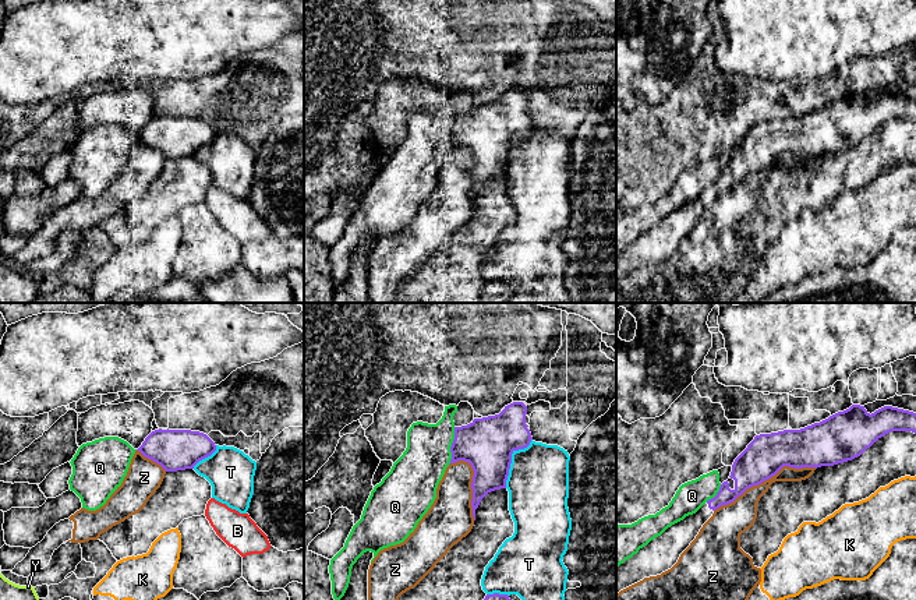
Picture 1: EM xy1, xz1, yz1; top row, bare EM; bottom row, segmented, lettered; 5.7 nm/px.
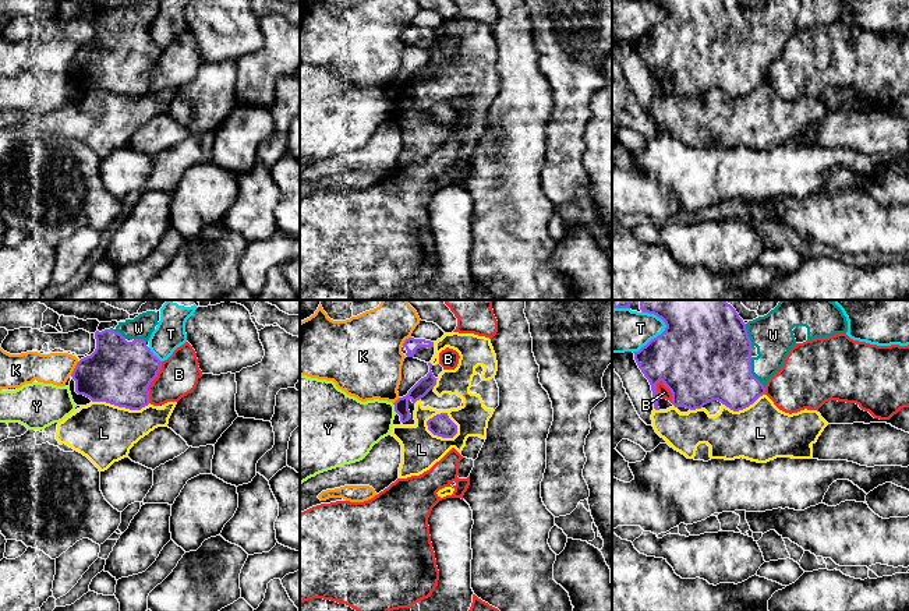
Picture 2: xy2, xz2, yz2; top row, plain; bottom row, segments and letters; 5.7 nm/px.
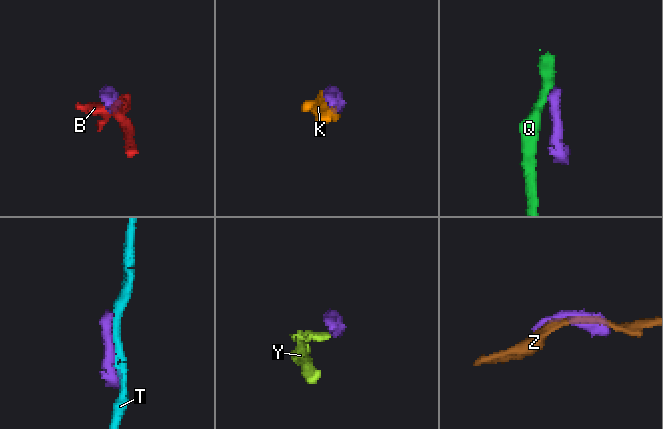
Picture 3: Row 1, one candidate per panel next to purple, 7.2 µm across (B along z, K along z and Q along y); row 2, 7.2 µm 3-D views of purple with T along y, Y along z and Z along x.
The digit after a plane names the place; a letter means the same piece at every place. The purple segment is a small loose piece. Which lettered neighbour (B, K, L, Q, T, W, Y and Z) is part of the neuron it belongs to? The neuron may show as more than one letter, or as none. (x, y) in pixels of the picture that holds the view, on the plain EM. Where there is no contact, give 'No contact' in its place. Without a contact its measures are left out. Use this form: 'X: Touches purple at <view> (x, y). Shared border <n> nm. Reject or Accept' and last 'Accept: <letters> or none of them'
B: Touches purple at xy2 (151, 69). Shared border 260 nm. Reject
K: Touches purple at xy2 (74, 56). Shared border 90 nm. Reject
L: Touches purple at xz2 (439, 123). Shared border 200 nm. Reject
Q: Touches purple at xz1 (452, 133). Shared border 220 nm. Reject
T: Touches purple at xz1 (510, 147). Shared border 320 nm. Reject
W: Touches purple at yz2 (750, 60). Shared border 200 nm. Accept
Y: Touches purple at xz2 (395, 95). Shared border 50 nm. Reject
Z: Touches purple at yz1 (764, 168). Shared border 650 nm. Reject
Accept: W

